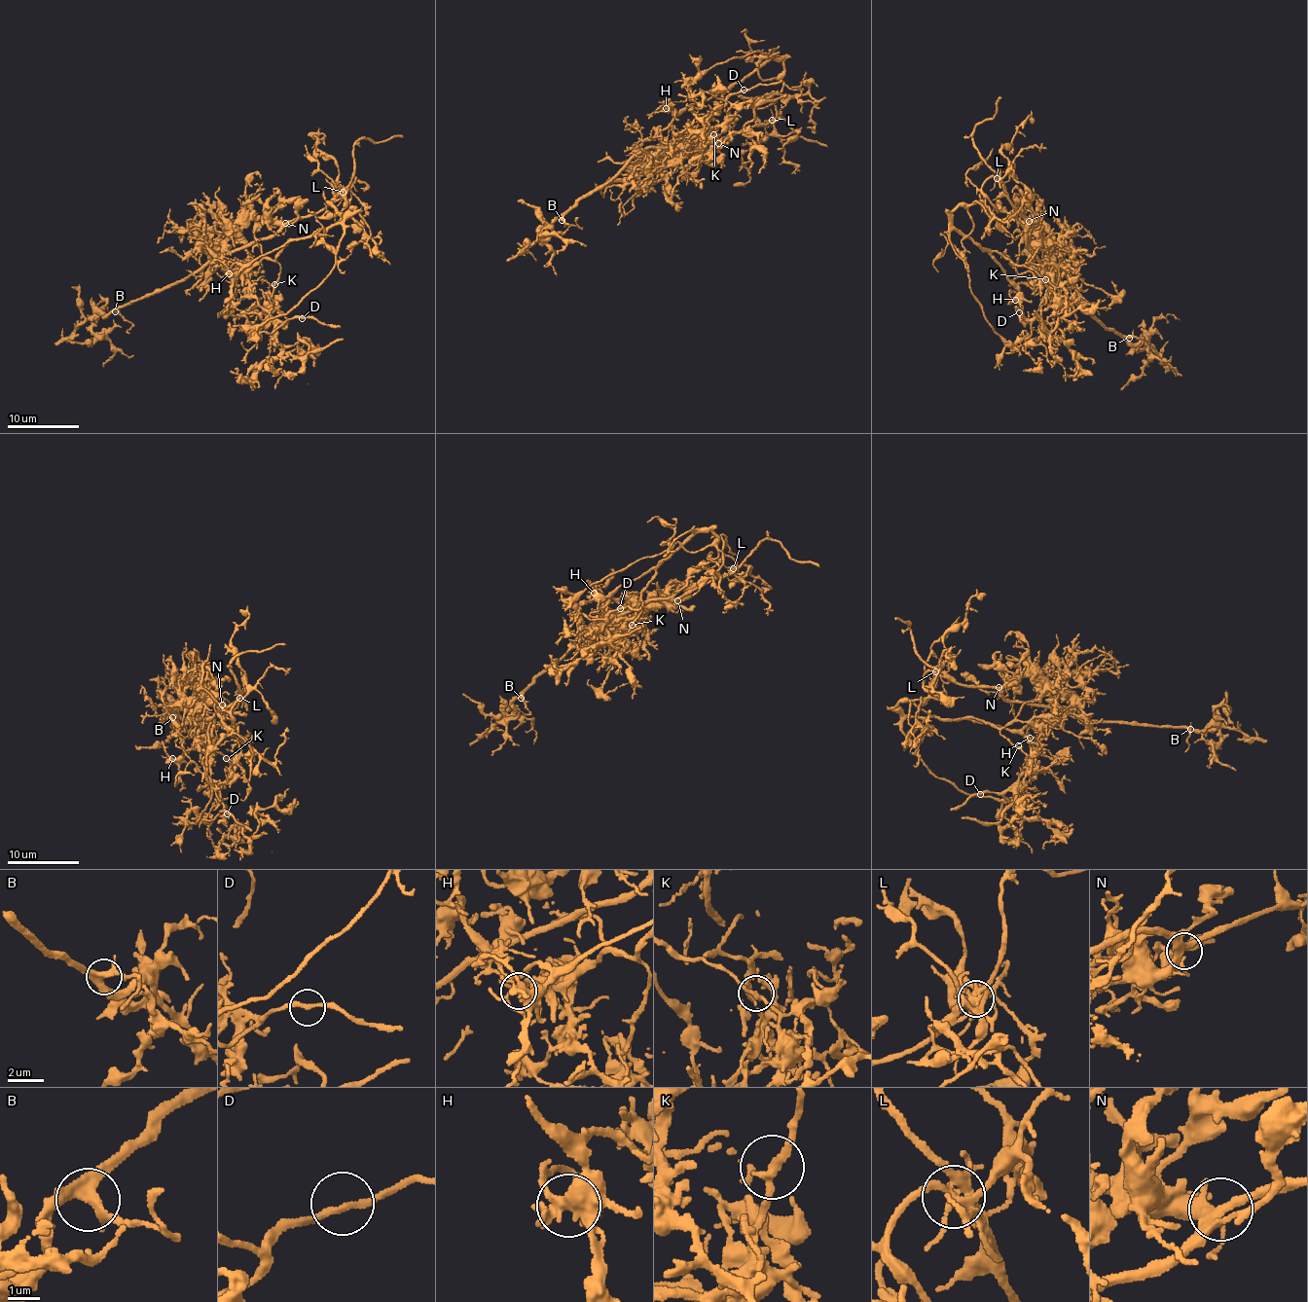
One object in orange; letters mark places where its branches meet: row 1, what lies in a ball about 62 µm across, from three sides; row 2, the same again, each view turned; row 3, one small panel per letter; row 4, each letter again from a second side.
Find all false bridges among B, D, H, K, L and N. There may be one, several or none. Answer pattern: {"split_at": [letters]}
{"split_at": ["K", "L"]}

